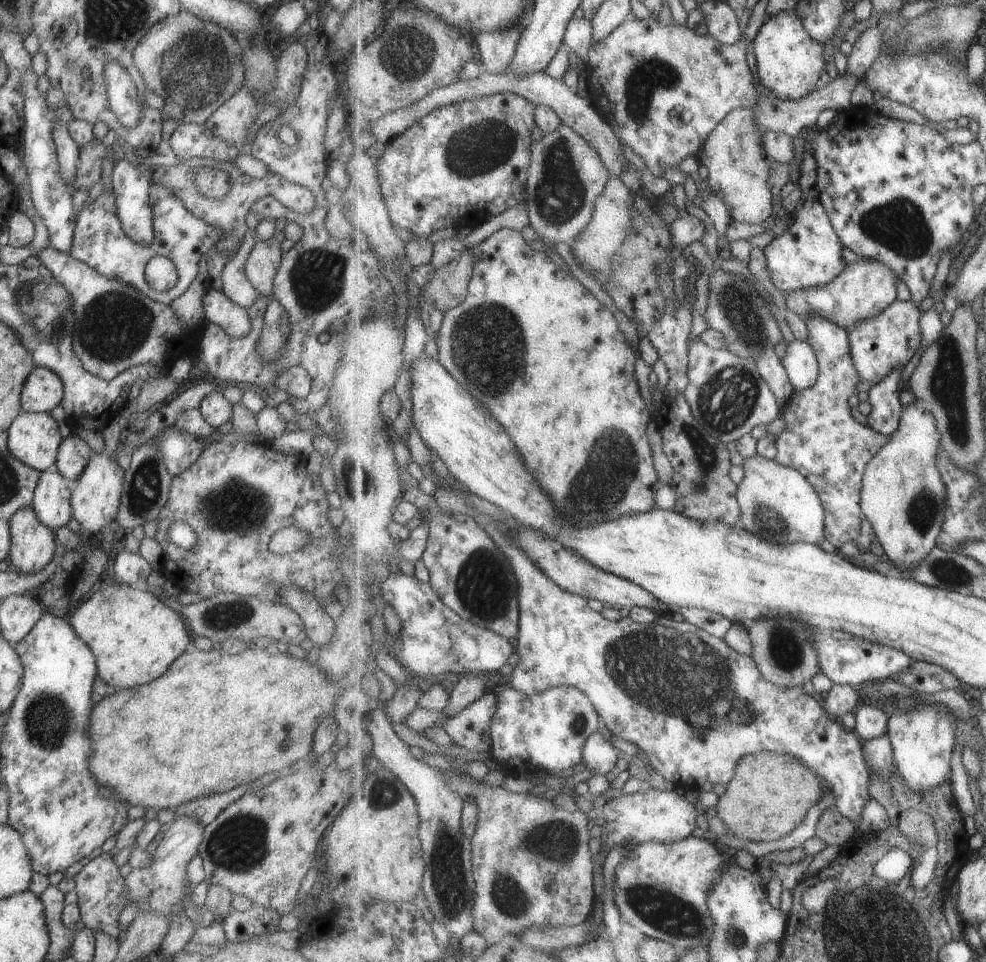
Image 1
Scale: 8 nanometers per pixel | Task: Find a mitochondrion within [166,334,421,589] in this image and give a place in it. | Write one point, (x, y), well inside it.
(237, 506)

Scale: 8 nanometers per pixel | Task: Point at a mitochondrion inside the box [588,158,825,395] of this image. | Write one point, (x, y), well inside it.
(742, 311)

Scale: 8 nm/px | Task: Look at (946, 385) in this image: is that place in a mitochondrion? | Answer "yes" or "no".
yes

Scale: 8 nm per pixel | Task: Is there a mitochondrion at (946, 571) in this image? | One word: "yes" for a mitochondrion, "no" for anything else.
yes

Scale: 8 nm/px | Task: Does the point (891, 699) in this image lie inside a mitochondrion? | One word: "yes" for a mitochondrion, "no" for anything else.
yes

